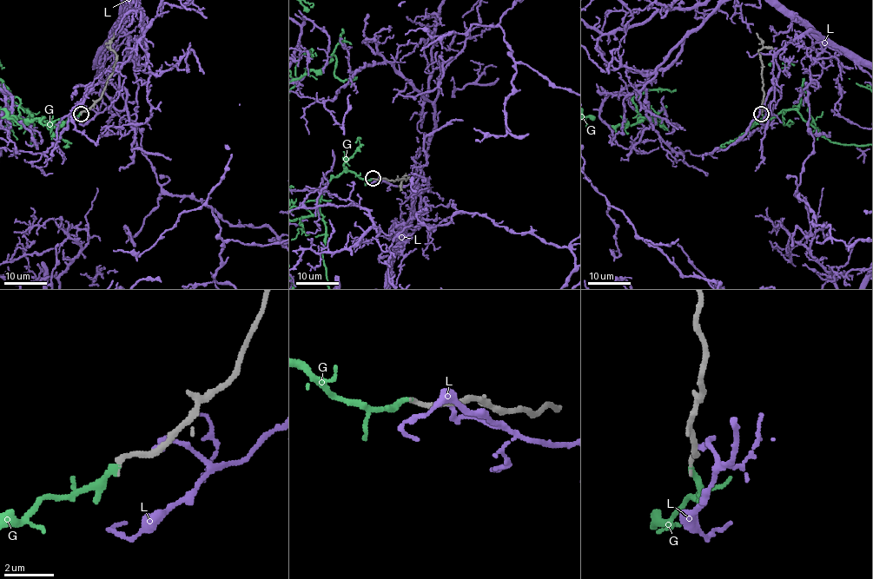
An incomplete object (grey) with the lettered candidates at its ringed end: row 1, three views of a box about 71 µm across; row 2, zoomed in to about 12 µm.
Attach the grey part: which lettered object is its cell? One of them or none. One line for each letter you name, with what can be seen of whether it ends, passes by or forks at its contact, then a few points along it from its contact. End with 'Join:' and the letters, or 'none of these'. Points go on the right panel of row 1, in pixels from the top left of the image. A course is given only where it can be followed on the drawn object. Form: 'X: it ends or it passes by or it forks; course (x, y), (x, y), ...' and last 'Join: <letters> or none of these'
G: it ends
Join: G

